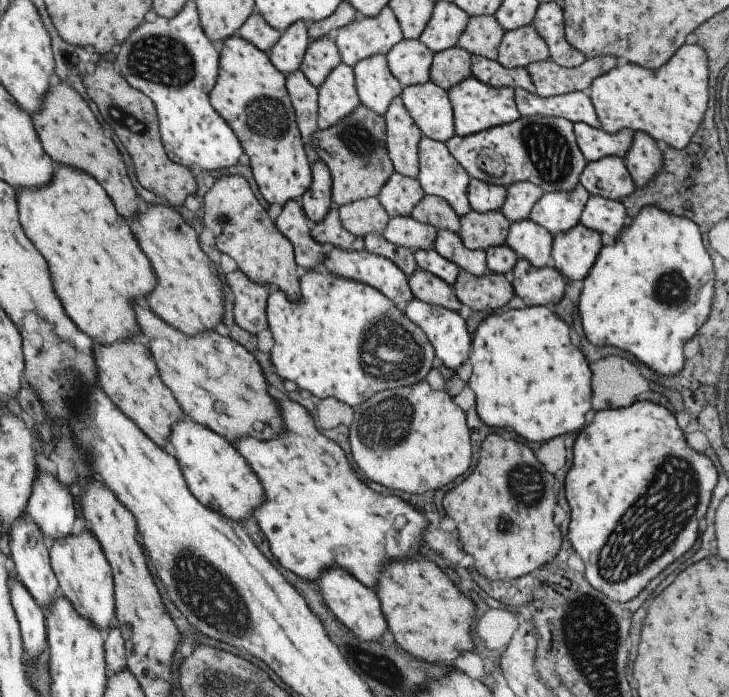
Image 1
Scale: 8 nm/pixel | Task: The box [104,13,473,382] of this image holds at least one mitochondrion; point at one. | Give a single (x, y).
(157, 59)

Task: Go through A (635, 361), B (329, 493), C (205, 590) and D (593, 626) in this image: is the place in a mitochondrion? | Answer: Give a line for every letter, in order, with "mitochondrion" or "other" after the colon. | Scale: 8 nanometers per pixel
A: other
B: other
C: mitochondrion
D: mitochondrion

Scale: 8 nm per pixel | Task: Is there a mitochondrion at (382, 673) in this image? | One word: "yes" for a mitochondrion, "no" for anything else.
yes

